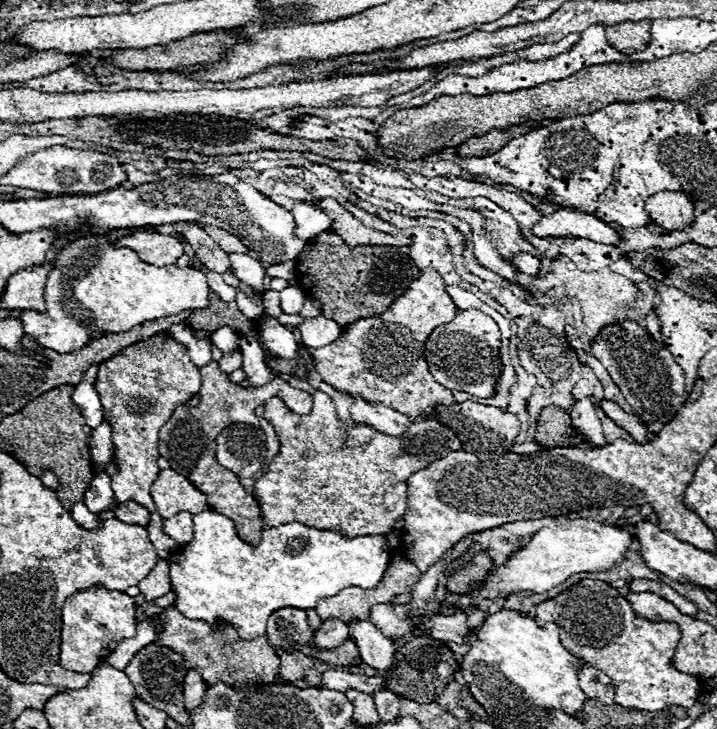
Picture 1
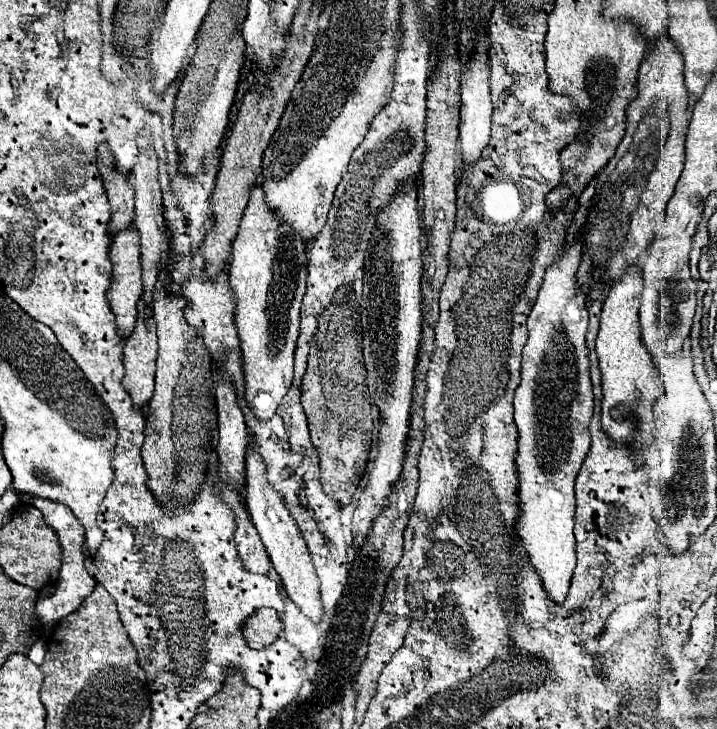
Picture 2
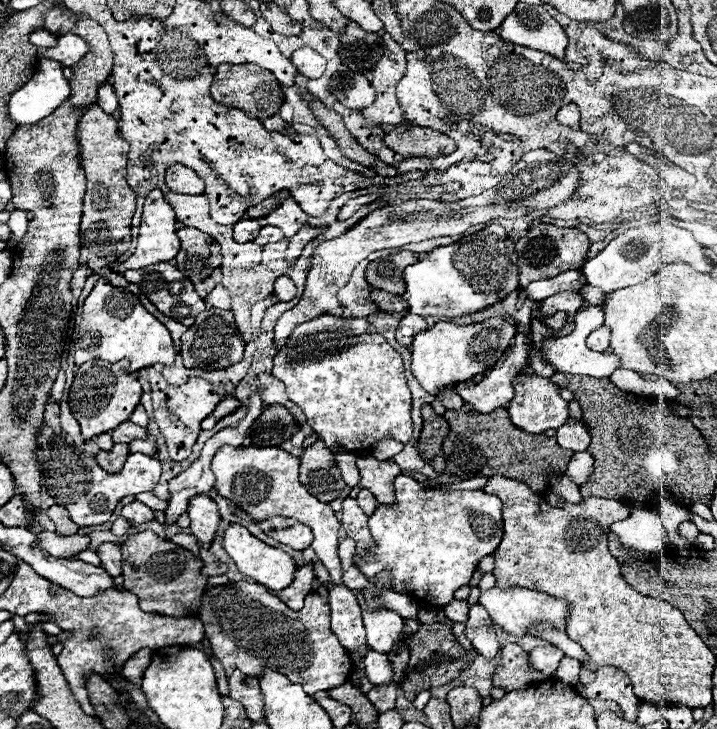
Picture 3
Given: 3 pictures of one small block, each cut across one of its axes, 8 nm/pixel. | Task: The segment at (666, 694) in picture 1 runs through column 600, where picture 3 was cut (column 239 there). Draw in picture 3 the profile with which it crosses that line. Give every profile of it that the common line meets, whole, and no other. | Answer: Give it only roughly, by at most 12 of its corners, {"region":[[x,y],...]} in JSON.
{"region":[[264,586],[206,590],[202,622],[226,676],[262,668],[308,696],[354,662],[330,604],[300,612]]}

